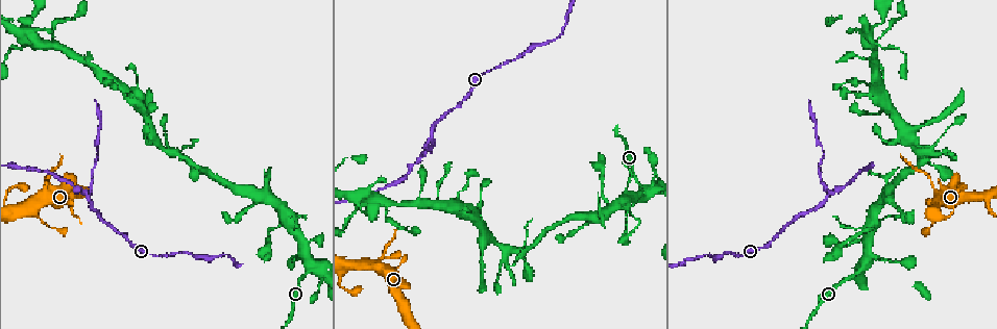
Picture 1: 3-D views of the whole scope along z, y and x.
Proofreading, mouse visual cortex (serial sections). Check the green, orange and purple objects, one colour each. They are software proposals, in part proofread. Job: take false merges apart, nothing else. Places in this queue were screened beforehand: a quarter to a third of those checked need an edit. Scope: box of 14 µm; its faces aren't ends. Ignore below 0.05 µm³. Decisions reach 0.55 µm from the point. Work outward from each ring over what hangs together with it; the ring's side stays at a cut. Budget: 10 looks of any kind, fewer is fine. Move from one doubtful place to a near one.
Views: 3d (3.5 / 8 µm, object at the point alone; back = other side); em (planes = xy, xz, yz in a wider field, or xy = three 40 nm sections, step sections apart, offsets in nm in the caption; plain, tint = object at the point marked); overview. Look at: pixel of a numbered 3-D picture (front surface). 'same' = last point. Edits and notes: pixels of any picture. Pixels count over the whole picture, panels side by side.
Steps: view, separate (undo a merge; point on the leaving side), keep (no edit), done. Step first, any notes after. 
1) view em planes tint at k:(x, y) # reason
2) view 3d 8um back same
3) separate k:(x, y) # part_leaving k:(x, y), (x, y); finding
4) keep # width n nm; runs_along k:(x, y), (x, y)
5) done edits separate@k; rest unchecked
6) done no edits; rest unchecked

view 3d 3.5um at 1:(859, 269) # four-way junction

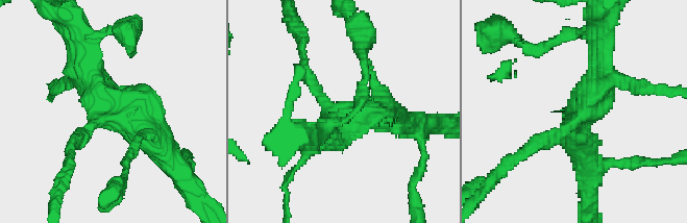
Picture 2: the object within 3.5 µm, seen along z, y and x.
view em xy step 3 tint at 2:(99, 118) # arms 4; arm_widths 200, 200, 400, 400 nm; now the EM

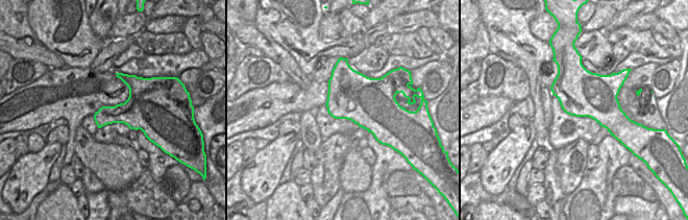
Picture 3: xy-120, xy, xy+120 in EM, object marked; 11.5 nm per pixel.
view em xy step 2 tint same

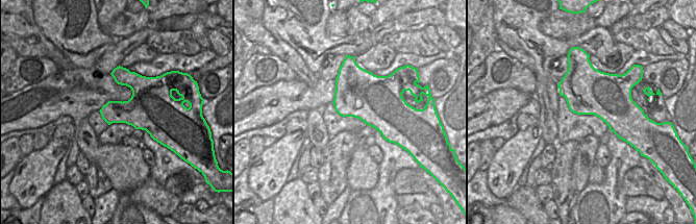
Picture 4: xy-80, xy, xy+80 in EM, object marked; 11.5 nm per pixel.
keep # continuous, no second cell

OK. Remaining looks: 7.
view 3d 3.5um at 1:(86, 194) # three-way junction

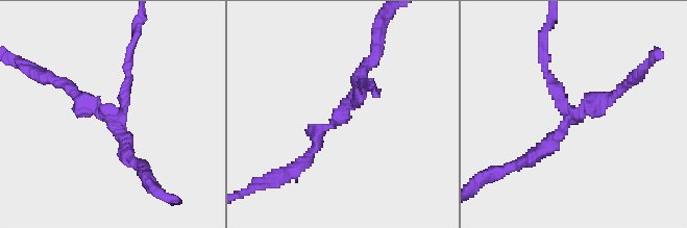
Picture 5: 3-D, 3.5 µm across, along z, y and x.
view em xy step 1 tint at 5:(565, 122) # arms 3; arm_widths 150, 200, 200 nm; need the tissue

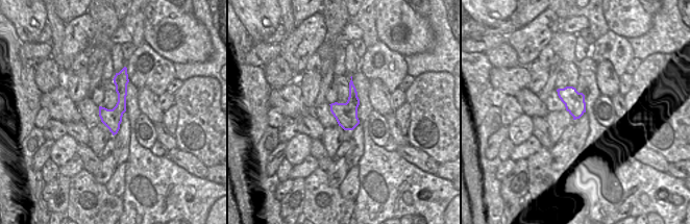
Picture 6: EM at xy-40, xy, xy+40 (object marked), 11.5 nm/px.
separate 5:(128, 78) # part_leaving 5:(123, 109), (136, 29); a second cell is stuck on

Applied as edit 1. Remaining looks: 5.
view overview

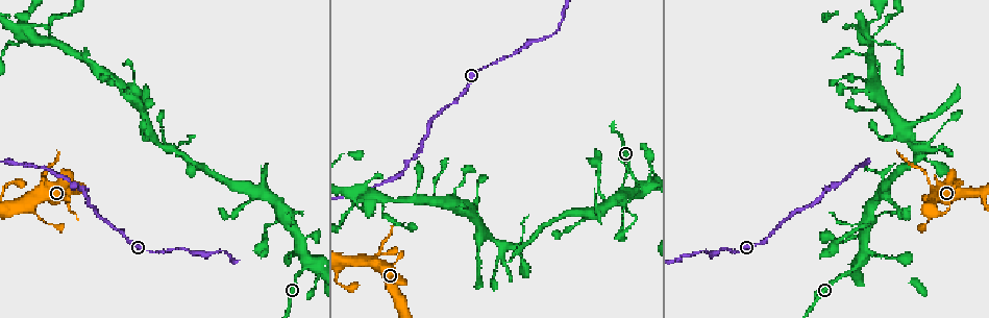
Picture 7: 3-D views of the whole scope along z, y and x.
view 3d 8um at 7:(402, 308) # side arm on a straight run

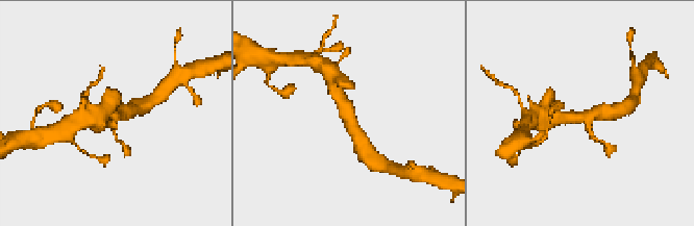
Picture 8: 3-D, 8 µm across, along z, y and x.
view em xy step 3 tint at 8:(583, 118) # arms 3; arm_widths 150, 350, 450 nm; shape alone is not enough

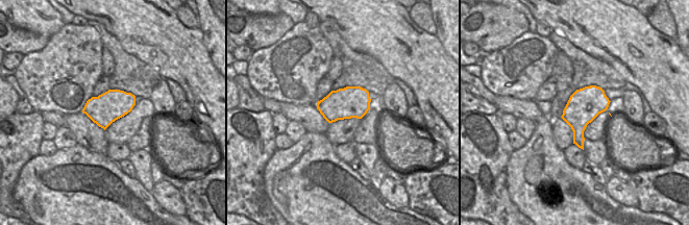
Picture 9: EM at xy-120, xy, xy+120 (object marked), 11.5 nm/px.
keep # runs_along 8:(338, 92), (354, 132), (367, 137); one cell here

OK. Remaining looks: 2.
view 3d 3.5um at 7:(932, 195) # thin arm on a thick one

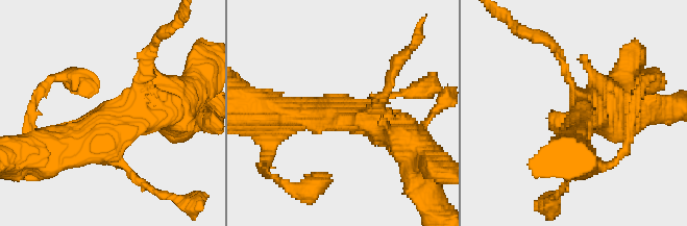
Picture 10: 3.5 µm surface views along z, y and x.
view em xy step 3 tint at 10:(347, 116) # arms 4; arm_widths 200, 200, 450, 500 nm; need the tissue

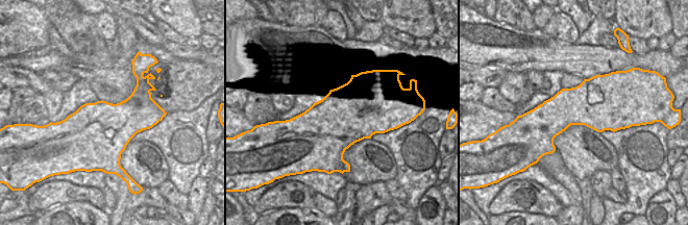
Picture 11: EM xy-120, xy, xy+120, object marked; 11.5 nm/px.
keep # runs_along 10:(176, 118), (105, 121), (54, 153); continuous, no second cell

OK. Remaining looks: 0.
done edits separate@5; rest unchecked

